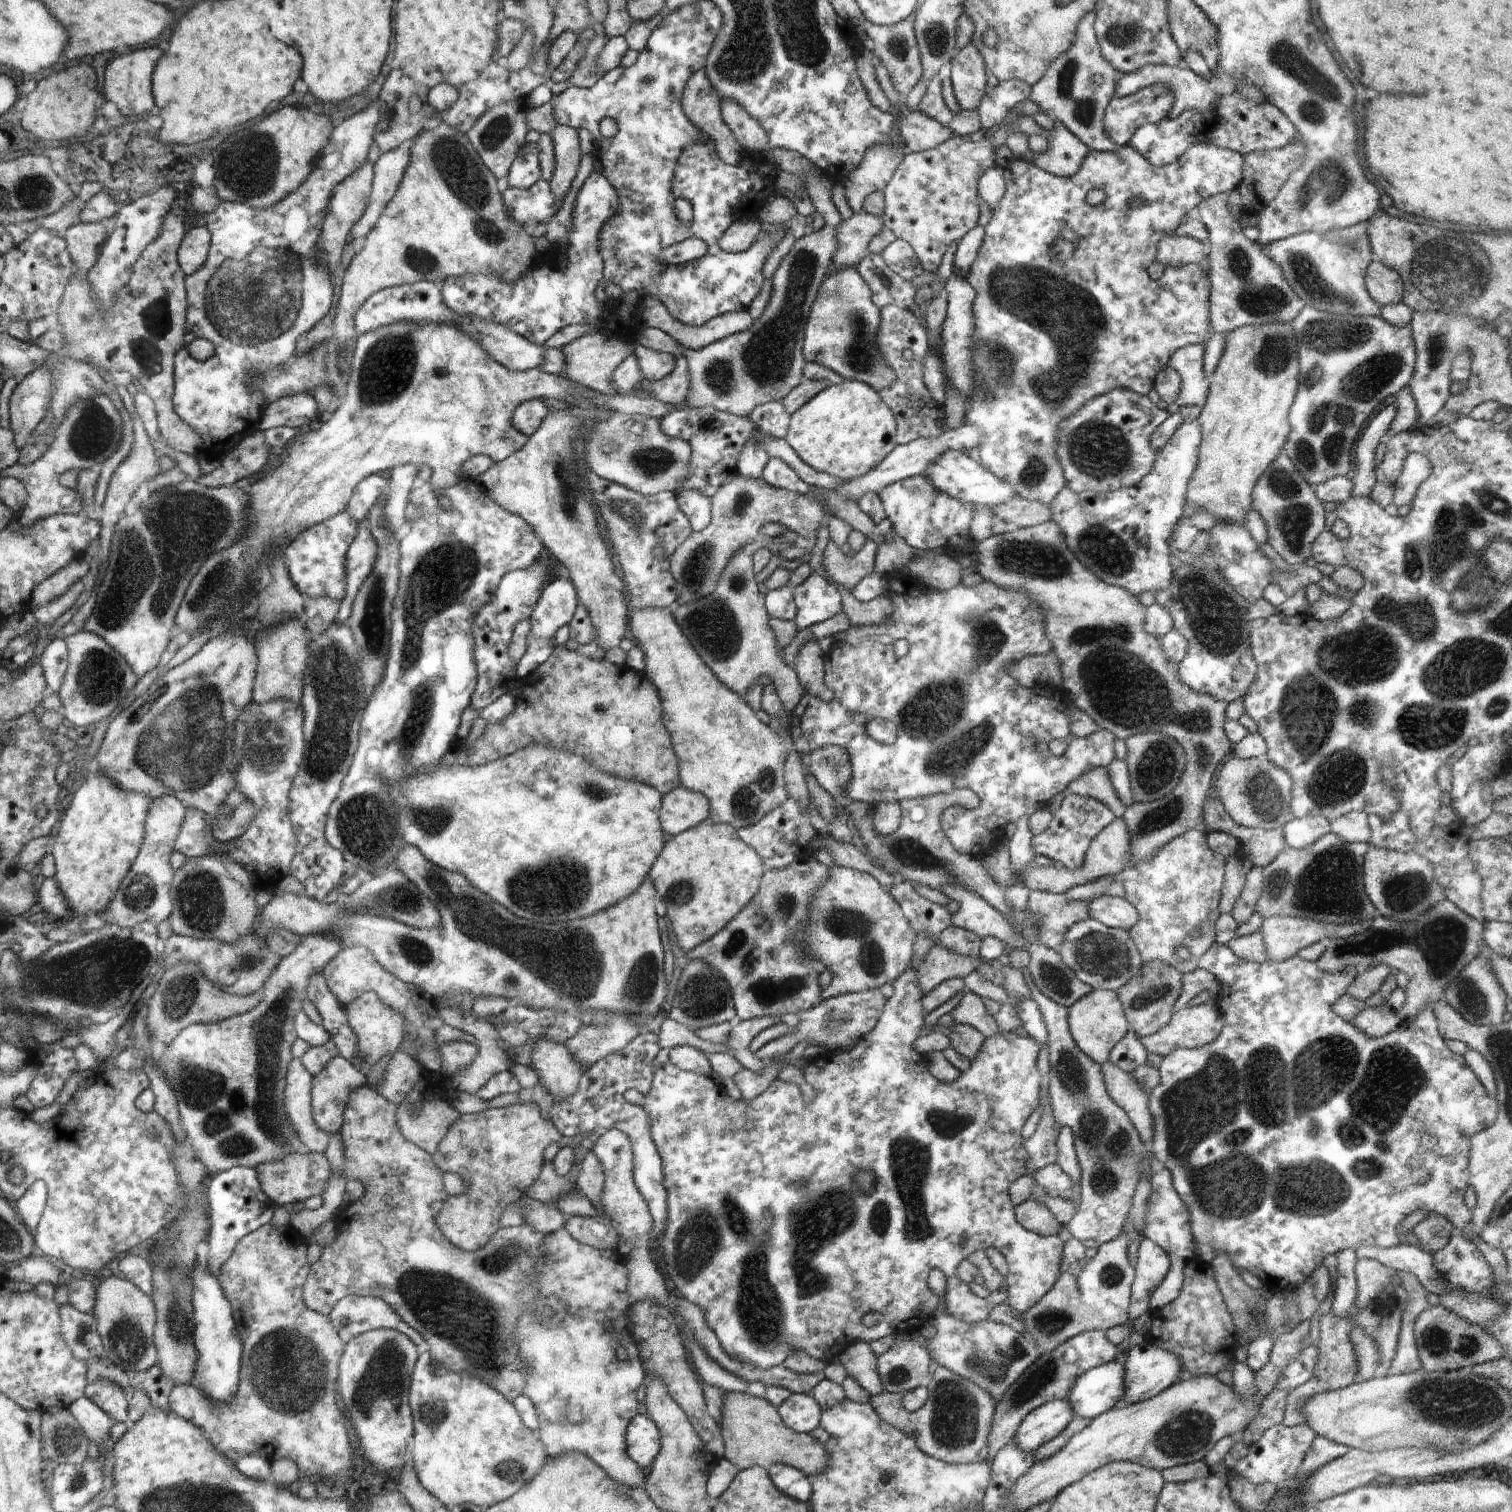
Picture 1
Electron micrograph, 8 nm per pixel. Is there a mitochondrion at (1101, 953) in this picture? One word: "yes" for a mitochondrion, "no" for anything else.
yes

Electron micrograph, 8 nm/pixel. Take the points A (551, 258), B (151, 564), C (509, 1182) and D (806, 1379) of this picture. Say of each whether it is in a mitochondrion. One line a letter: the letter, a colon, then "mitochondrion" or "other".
A: other
B: mitochondrion
C: other
D: other

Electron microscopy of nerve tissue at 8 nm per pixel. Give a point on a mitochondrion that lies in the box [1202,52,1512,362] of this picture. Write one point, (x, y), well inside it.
(1450, 271)

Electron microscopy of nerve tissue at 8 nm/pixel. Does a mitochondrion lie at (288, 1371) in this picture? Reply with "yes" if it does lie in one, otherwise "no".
yes

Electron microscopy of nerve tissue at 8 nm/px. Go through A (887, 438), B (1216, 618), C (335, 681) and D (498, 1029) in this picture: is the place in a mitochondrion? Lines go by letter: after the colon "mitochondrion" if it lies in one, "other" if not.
A: other
B: mitochondrion
C: mitochondrion
D: other

